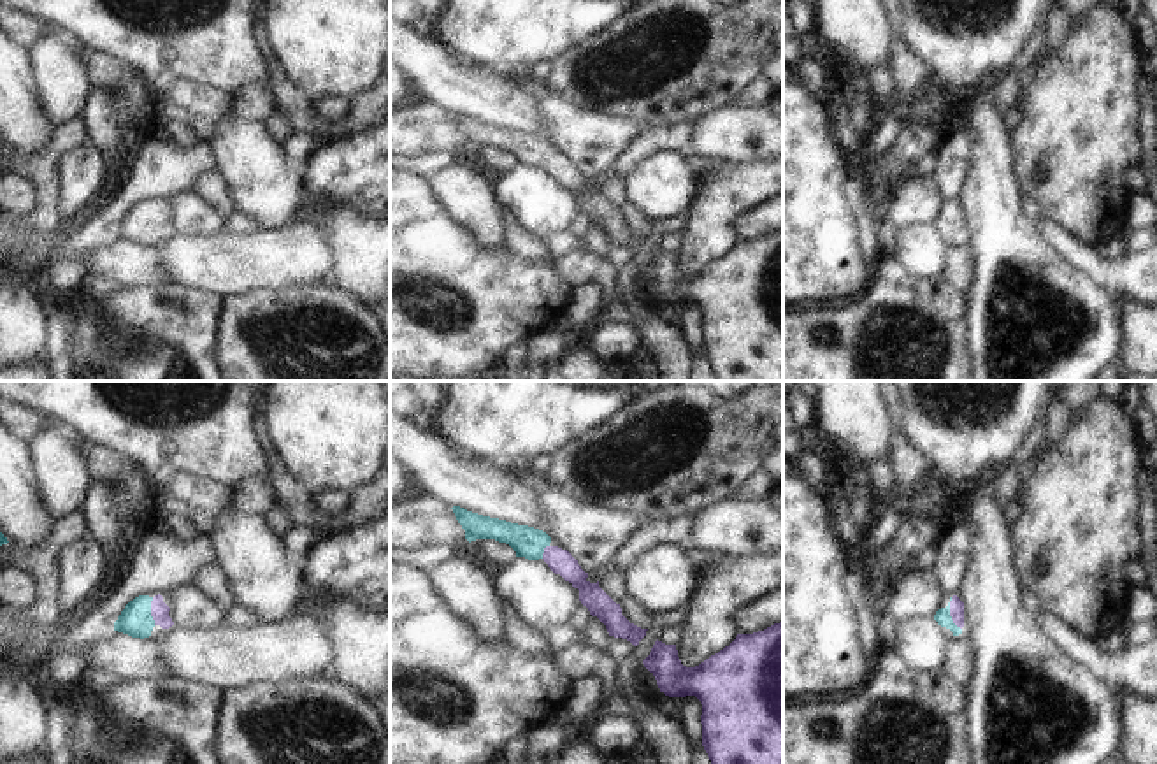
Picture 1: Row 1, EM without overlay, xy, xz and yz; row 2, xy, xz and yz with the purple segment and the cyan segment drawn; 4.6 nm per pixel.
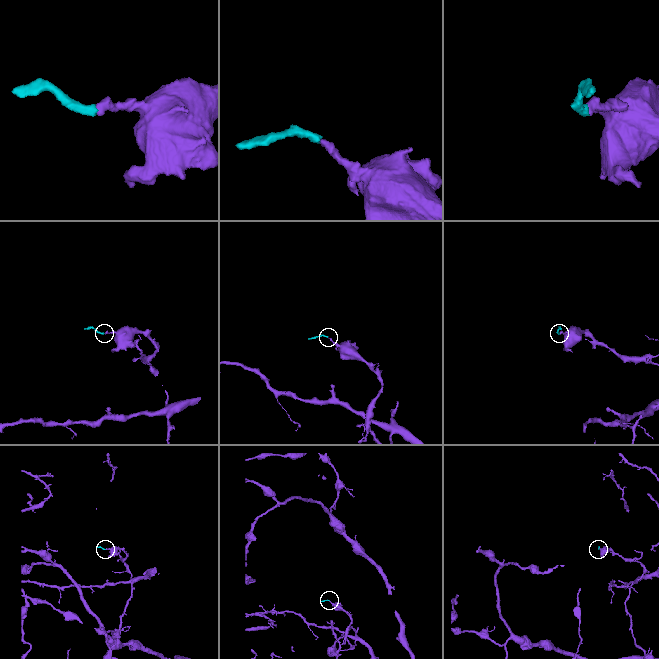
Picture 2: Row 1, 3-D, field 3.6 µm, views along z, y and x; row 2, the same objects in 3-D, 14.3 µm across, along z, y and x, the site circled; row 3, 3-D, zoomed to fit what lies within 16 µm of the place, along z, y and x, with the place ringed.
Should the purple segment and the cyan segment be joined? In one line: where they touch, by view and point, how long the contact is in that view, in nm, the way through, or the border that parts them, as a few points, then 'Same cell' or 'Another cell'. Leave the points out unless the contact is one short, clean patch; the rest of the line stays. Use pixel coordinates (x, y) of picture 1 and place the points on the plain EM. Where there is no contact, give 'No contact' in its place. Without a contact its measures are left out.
Touches purple at yz (950, 220). Shared border 160 nm. Path across: yz (955, 211), (950, 220), (943, 225). Same cell

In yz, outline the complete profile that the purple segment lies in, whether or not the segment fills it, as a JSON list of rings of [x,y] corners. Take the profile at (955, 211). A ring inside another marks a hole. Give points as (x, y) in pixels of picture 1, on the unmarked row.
[[[953,202],[946,214],[936,218],[934,227],[938,232],[946,234],[953,239],[953,242],[962,241],[964,234],[964,209]]]

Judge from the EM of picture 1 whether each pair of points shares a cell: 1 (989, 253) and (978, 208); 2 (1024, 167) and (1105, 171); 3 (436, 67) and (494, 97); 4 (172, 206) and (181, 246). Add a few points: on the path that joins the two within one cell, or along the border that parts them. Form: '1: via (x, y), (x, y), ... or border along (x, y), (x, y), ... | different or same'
1: via (989, 243), (989, 218) | same
2: via (1043, 155), (1082, 155), (1085, 158) | same
3: via (450, 81), (480, 93) | same
4: border along (174, 230), (185, 236), (215, 236), (220, 232) | different

